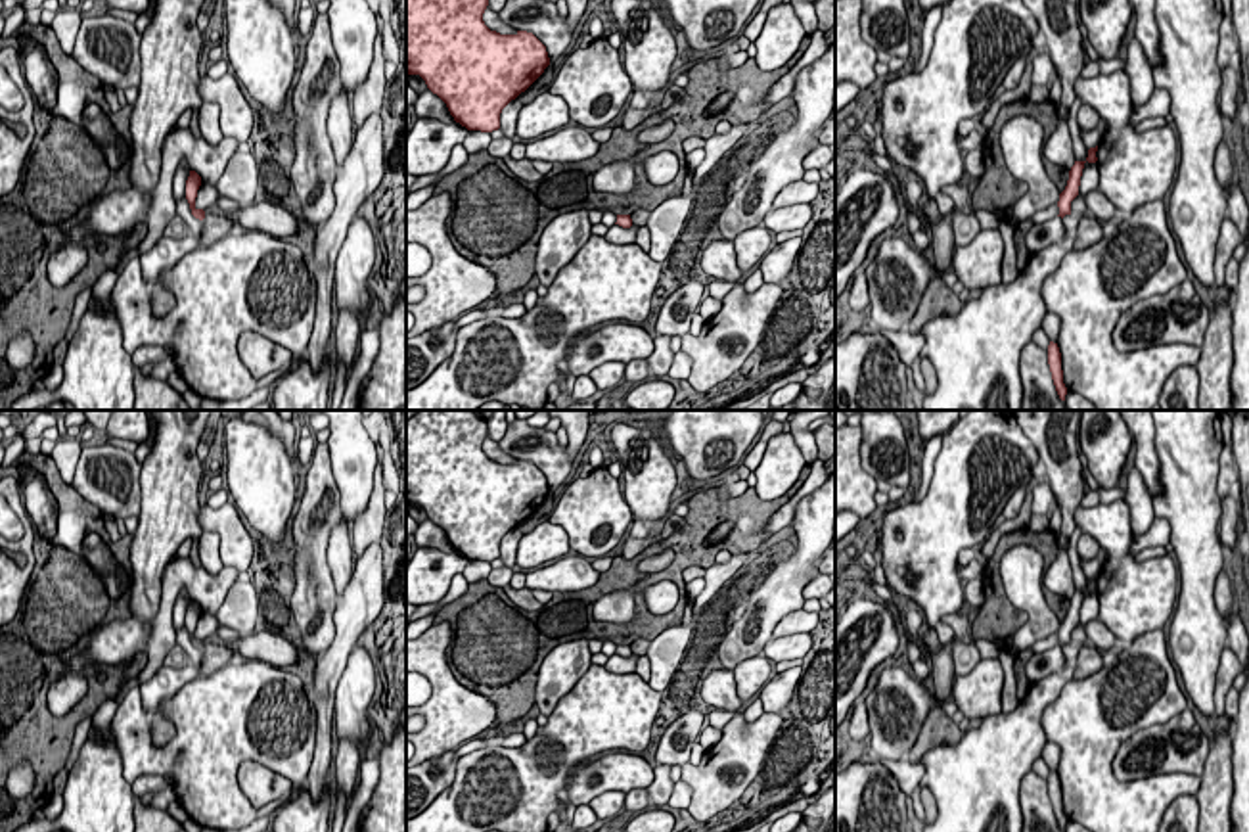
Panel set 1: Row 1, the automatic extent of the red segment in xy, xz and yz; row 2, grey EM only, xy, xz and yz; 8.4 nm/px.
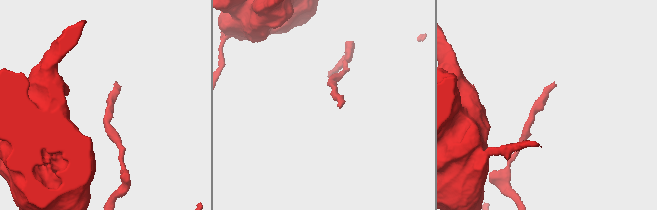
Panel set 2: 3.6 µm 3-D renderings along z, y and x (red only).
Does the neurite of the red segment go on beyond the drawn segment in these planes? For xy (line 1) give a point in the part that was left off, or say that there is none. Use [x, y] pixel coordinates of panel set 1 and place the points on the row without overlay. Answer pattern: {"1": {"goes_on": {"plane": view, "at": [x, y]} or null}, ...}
{"1": {"goes_on": null}}

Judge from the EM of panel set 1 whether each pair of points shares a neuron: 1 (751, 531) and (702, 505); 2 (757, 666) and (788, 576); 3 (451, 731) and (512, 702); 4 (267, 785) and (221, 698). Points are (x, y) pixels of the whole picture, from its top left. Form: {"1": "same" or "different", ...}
{"1": "same", "2": "different", "3": "different", "4": "different"}

